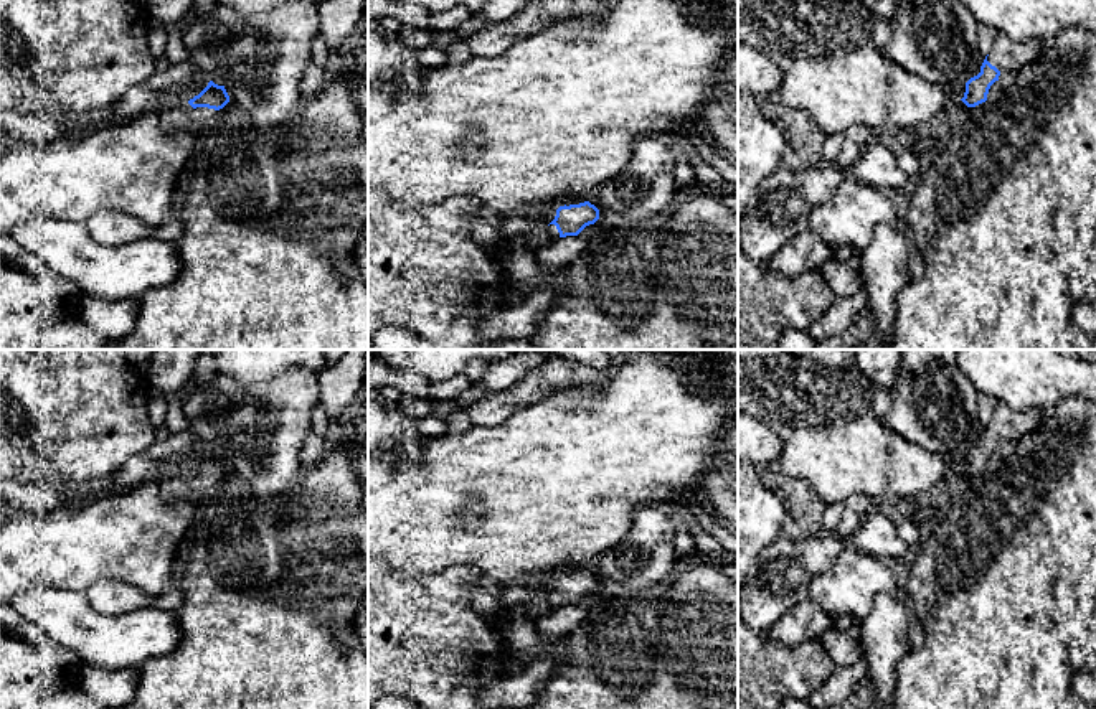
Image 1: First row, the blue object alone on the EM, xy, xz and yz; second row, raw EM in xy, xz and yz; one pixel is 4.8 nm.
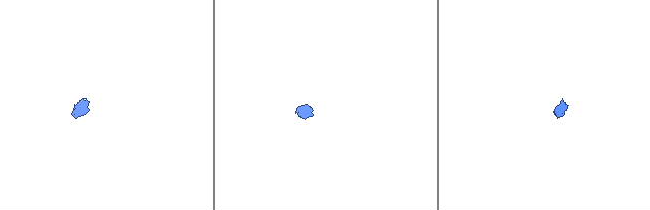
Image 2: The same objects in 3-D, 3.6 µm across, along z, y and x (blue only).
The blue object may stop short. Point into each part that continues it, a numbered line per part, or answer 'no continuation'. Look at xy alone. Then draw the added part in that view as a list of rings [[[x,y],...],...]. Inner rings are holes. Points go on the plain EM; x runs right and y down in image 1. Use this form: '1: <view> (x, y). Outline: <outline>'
1: xy (177, 485). Outline: [[[175,472],[160,480],[160,498],[170,500],[191,500],[196,501],[216,485],[218,480],[208,477],[193,478],[188,472]]]

